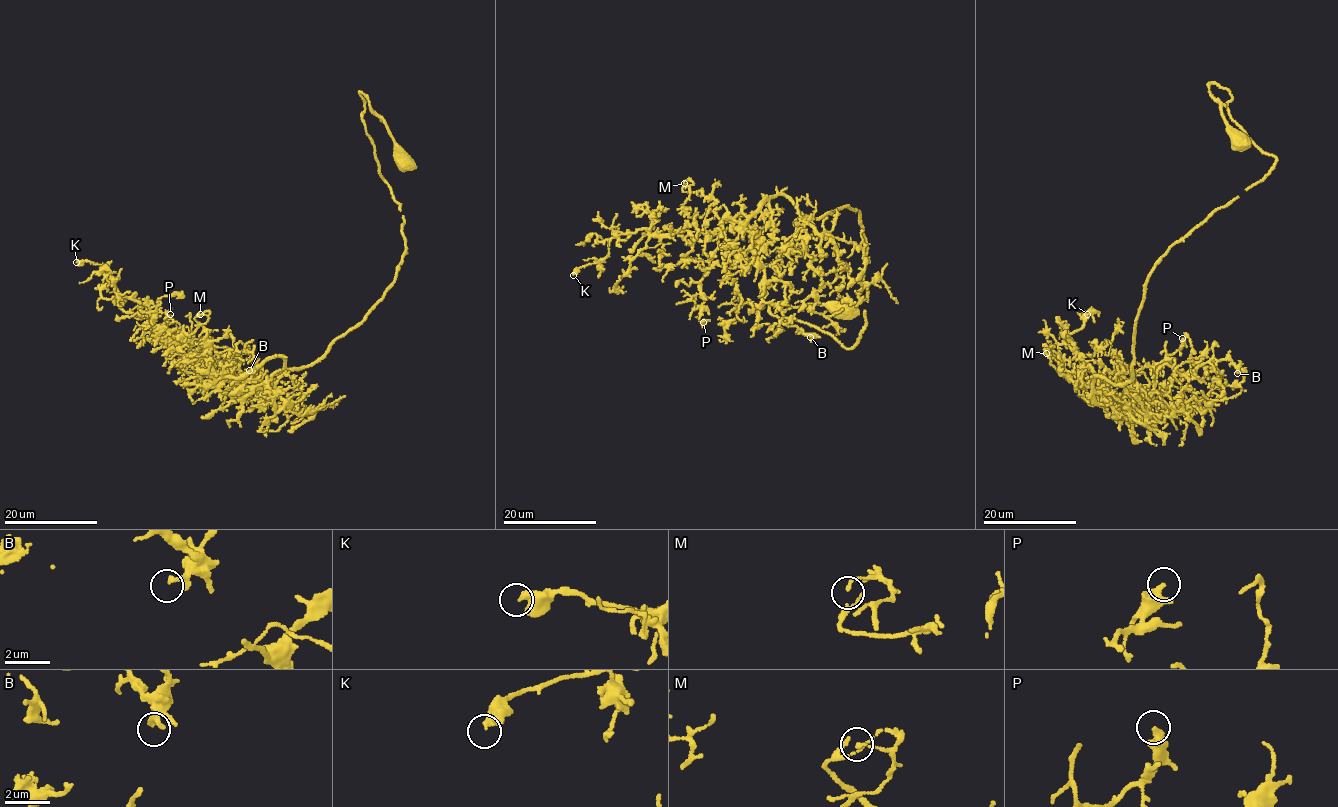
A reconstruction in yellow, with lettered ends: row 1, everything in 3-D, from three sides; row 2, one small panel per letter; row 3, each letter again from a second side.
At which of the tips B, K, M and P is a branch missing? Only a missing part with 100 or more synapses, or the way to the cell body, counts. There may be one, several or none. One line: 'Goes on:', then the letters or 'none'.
Goes on: none

